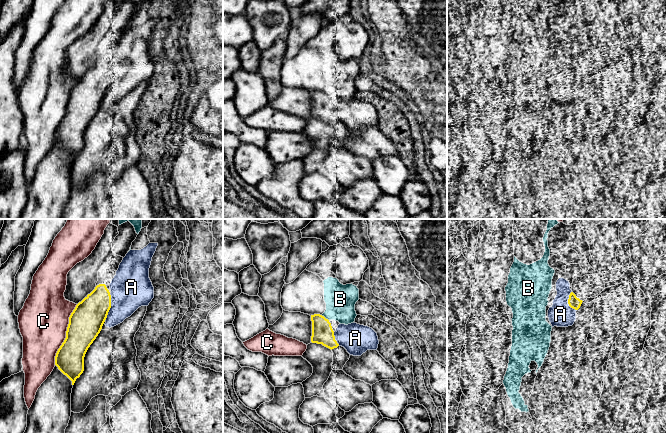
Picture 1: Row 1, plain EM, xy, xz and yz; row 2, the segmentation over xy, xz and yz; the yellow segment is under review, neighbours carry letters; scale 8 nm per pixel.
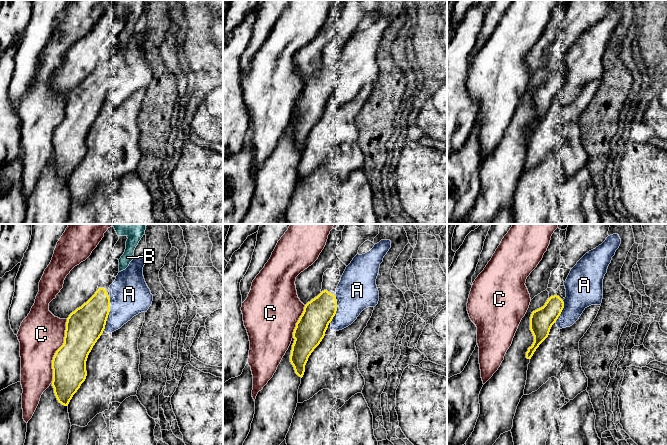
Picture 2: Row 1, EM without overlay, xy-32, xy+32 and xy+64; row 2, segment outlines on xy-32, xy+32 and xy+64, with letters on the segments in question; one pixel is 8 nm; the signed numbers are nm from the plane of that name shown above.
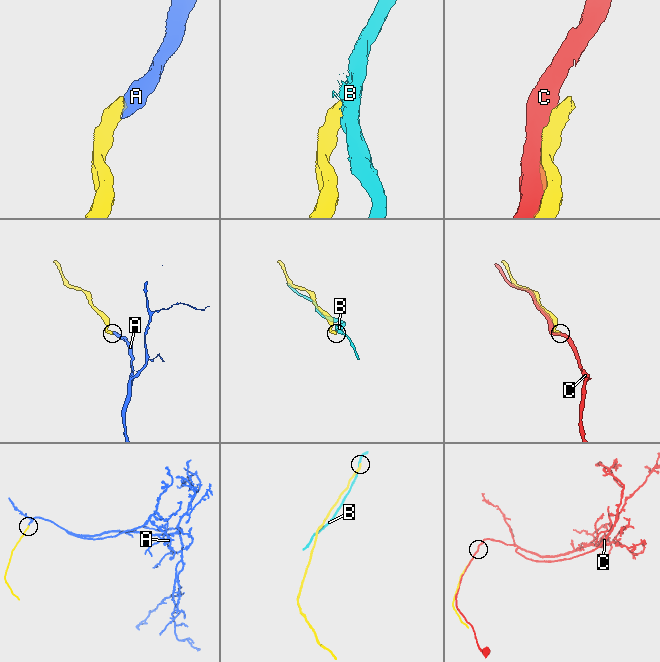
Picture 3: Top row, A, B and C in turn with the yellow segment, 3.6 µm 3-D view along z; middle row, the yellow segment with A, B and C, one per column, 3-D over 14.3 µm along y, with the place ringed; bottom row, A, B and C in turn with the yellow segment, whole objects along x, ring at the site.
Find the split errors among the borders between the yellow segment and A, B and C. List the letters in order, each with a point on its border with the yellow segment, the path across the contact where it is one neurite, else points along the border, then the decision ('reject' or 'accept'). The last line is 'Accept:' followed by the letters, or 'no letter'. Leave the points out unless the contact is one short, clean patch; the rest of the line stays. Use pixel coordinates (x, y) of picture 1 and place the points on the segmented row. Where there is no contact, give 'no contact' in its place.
A: contact xy (110, 307); accept
B: contact xz (324, 317); reject
C: contact xy (66, 334); reject
Accept: A

